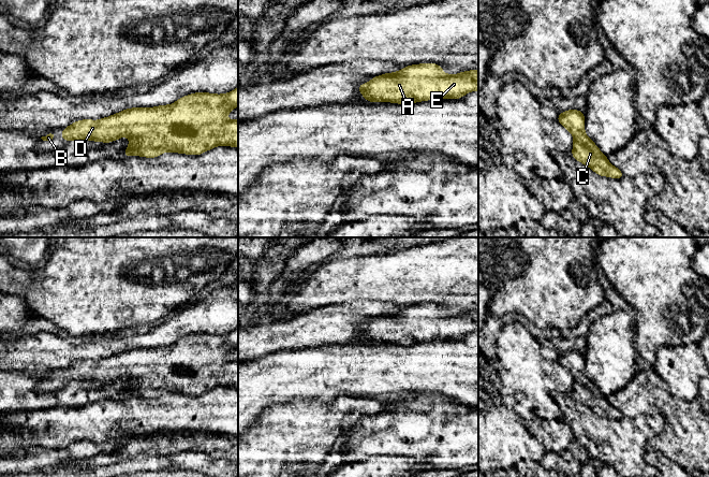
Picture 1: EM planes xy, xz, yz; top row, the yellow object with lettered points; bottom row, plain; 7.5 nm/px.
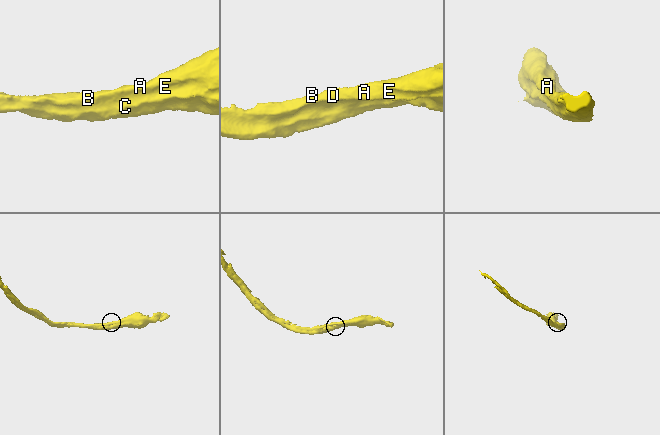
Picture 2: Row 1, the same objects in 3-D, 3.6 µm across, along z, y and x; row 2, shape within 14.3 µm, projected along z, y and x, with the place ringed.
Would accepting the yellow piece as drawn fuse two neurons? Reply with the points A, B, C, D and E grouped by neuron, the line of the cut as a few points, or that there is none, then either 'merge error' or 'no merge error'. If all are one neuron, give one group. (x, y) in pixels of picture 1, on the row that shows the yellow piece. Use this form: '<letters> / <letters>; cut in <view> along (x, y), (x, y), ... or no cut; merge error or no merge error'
A B C D E; no cut; no merge error

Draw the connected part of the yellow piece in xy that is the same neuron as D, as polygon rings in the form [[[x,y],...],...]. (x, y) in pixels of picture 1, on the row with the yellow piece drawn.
[[[238,87],[224,95],[196,92],[184,96],[171,105],[128,109],[97,121],[90,119],[78,120],[61,130],[61,133],[64,141],[85,140],[105,143],[113,142],[127,135],[130,140],[130,144],[124,150],[123,157],[143,156],[154,158],[164,151],[201,155],[219,145],[238,147],[238,119],[226,119],[226,115],[236,106],[238,106]]]

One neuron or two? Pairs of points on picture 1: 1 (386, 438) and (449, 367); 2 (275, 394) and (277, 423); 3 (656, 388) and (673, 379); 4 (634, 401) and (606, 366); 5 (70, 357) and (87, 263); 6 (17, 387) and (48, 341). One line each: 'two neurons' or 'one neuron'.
1: two neurons
2: two neurons
3: two neurons
4: two neurons
5: two neurons
6: two neurons

